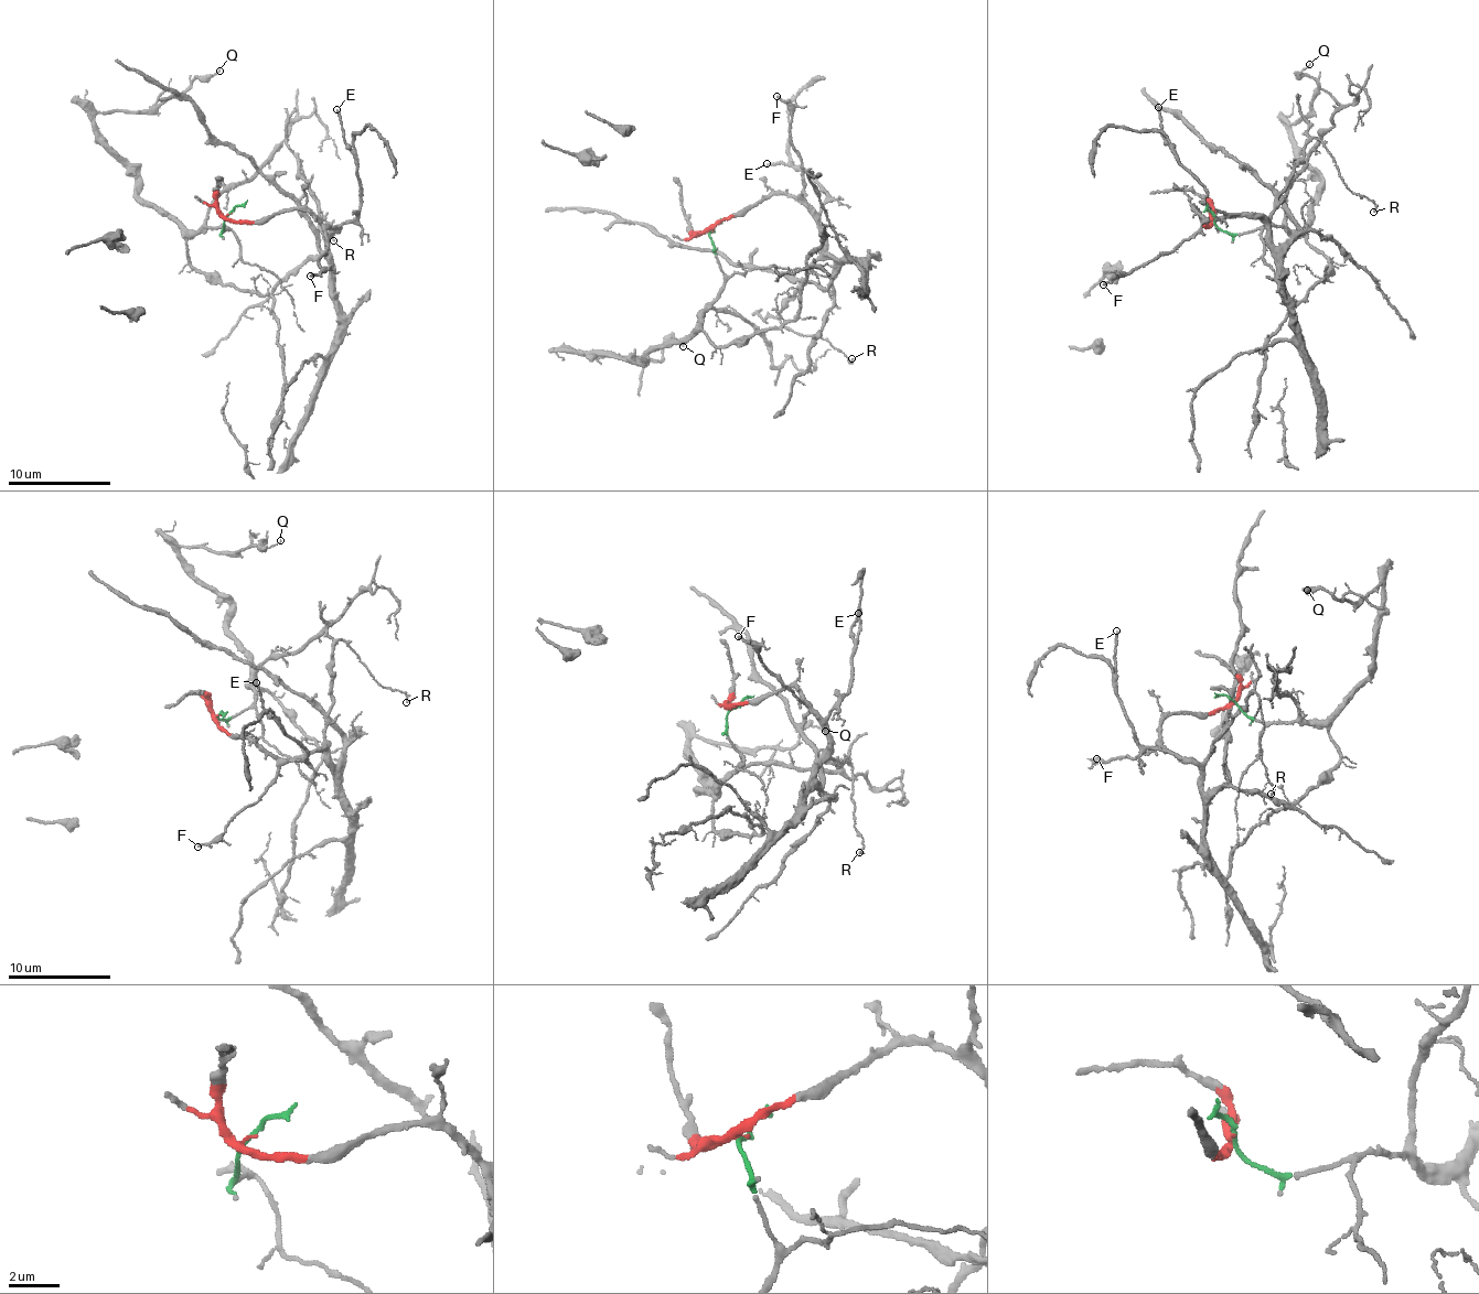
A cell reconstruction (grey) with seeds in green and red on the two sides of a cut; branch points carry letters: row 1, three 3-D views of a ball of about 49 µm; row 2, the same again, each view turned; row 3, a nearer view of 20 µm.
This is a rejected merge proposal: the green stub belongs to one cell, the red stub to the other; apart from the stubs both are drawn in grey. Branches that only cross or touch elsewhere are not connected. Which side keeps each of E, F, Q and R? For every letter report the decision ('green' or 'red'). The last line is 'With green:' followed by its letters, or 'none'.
E: red
F: red
Q: green
R: red
With green: Q

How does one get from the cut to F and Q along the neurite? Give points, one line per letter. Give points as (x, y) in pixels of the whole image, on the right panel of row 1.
F: (1213, 220), (1207, 226), (1199, 211), (1193, 208), (1201, 220), (1176, 246), (1146, 265), (1121, 272), (1103, 284)
Q: (1213, 220), (1239, 234), (1299, 230), (1320, 182), (1292, 136), (1318, 94), (1300, 75), (1310, 63)

